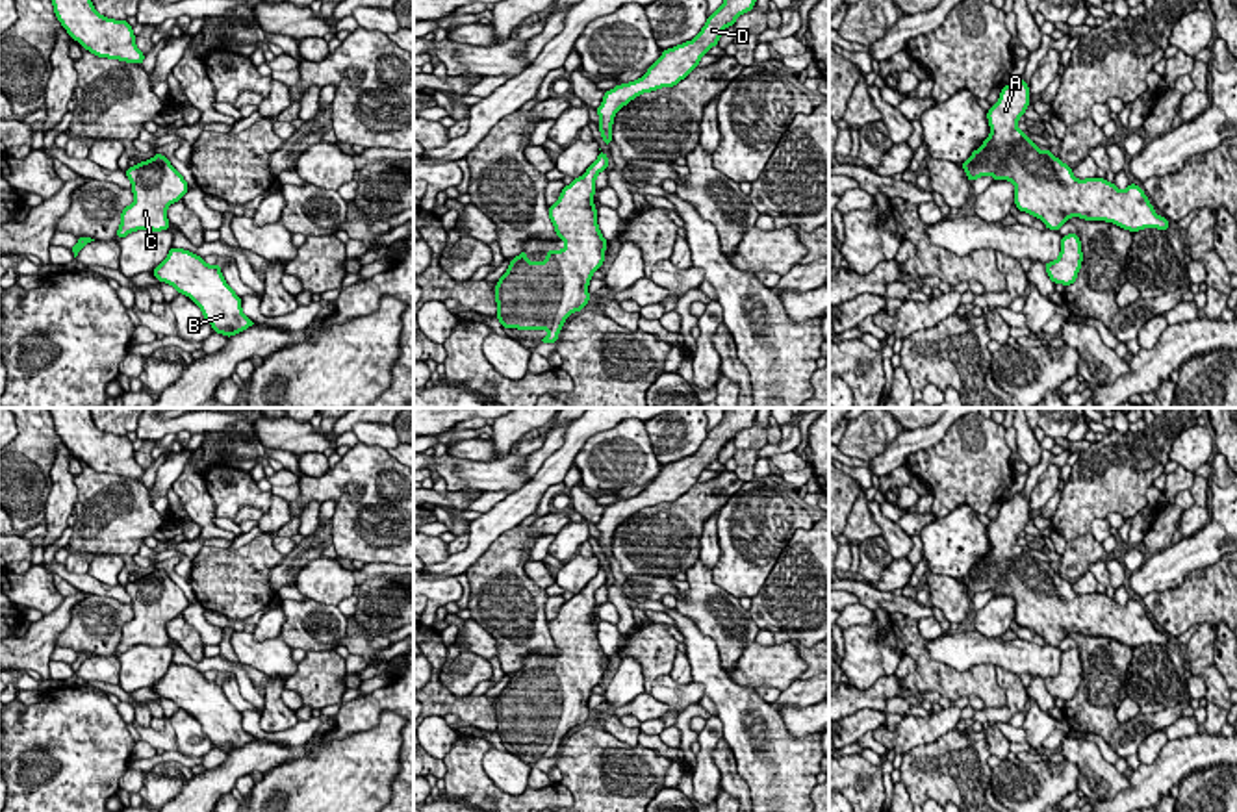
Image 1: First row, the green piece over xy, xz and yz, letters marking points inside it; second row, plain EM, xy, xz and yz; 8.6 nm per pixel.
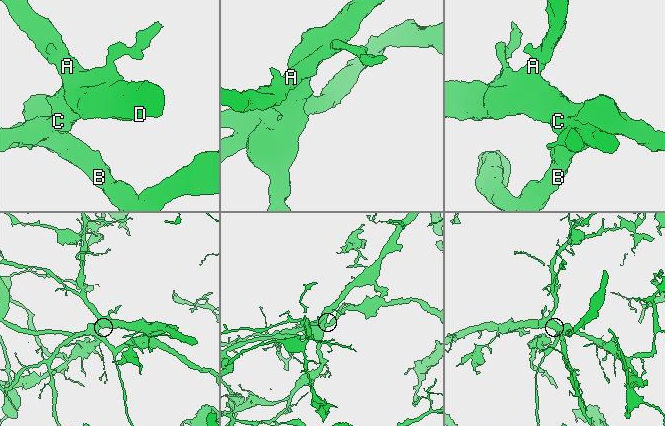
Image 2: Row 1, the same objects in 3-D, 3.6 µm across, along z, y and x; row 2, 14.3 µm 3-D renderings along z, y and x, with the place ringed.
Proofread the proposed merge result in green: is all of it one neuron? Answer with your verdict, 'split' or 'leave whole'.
leave whole

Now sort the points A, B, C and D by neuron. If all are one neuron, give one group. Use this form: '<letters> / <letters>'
A B C D

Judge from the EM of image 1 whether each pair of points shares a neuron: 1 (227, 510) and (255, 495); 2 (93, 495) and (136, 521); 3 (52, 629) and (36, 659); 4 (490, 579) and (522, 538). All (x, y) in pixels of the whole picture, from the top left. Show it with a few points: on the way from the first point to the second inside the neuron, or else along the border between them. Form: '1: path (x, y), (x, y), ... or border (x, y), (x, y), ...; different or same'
1: path (234, 503), (247, 495); same
2: path (104, 503), (117, 516), (125, 516); same
3: path (45, 636), (36, 646), (36, 651); same
4: path (499, 570), (512, 547); same

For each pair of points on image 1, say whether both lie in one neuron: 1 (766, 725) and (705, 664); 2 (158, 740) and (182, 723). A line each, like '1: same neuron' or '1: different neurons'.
1: same neuron
2: different neurons

